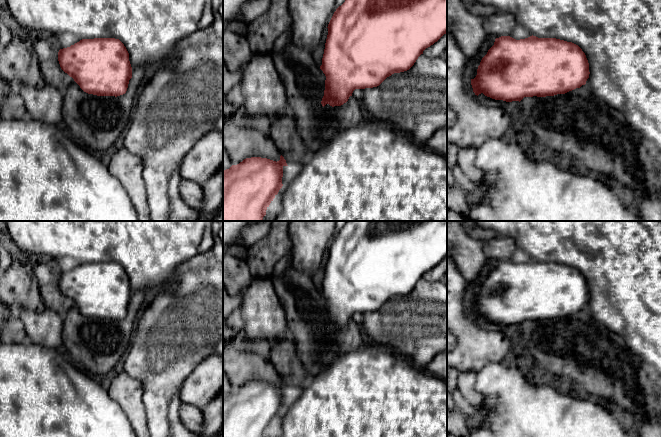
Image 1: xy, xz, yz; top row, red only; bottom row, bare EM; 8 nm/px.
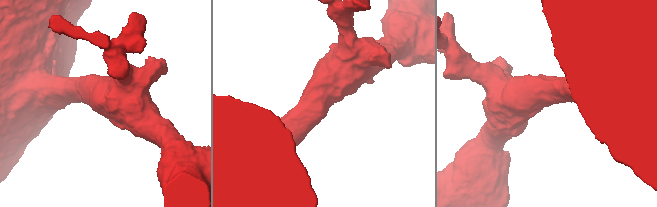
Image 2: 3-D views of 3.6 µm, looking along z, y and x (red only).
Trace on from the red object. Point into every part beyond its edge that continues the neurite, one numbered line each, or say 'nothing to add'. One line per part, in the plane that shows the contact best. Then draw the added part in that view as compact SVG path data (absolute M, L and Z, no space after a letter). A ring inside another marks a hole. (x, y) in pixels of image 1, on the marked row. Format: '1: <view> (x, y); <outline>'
nothing to add

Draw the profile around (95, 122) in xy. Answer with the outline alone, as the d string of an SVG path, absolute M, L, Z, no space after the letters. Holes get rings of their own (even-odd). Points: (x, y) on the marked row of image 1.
M144 65L133 69L126 93L117 97L88 94L74 81L63 95L65 132L97 154L112 147L129 126L144 73Z

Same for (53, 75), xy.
M56 46L56 55L51 59L40 62L40 69L45 84L55 87L64 95L67 88L74 82L74 79L61 69L58 61L59 50Z

